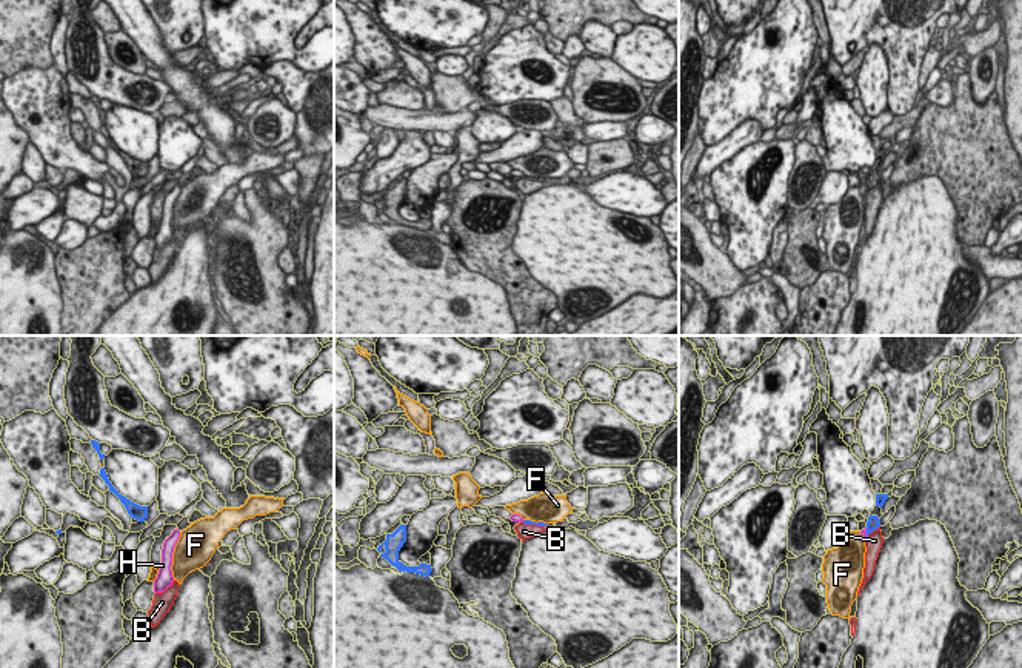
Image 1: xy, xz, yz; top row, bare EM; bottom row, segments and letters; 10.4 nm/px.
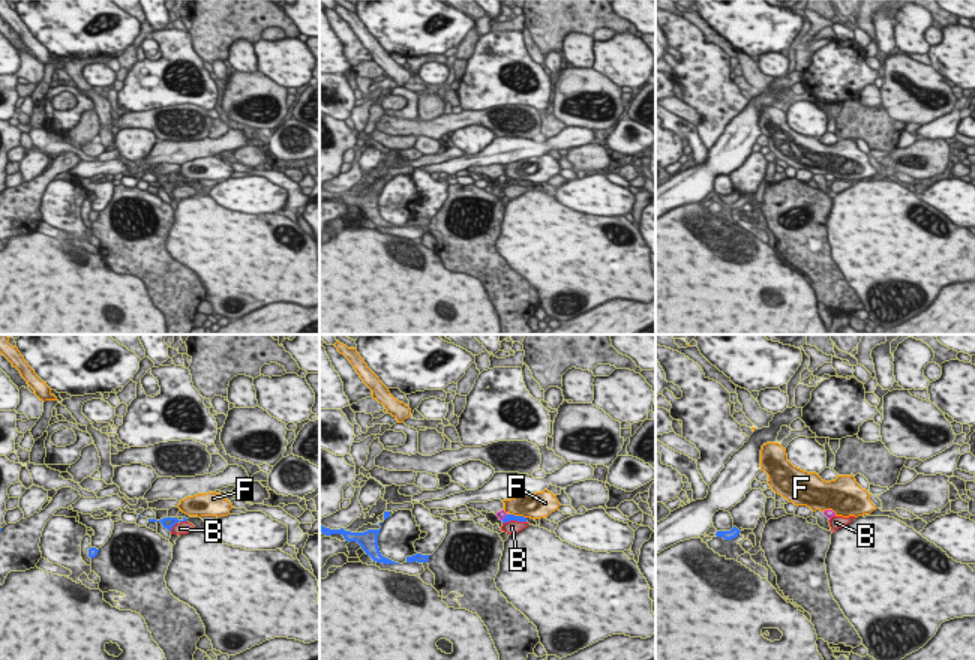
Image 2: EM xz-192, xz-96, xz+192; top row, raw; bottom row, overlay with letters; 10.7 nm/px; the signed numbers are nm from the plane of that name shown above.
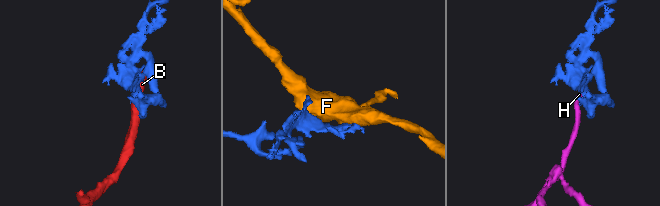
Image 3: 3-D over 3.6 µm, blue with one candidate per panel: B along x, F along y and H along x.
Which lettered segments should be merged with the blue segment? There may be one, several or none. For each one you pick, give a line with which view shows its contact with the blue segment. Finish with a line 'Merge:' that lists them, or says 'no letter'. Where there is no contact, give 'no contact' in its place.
Merge: no letter

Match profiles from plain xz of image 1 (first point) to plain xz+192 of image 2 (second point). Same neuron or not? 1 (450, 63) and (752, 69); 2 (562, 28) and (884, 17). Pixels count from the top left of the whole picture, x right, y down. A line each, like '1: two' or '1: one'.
1: two
2: two

